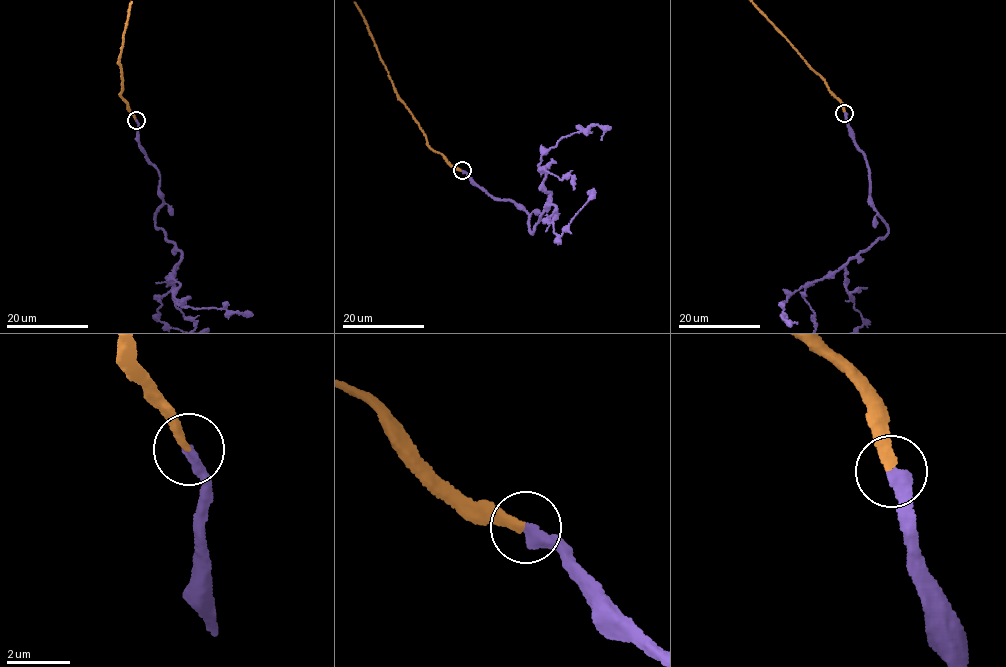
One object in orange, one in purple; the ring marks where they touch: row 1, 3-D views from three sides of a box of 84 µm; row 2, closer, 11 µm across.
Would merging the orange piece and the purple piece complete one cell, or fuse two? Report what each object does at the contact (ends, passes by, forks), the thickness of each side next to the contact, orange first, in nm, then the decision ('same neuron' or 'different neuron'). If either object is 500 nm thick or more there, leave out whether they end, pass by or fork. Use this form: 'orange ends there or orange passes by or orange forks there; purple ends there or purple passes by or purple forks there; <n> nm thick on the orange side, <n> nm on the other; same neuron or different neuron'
orange ends there; purple ends there; 280 nm thick on the orange side, 380 nm on the other; same neuron

